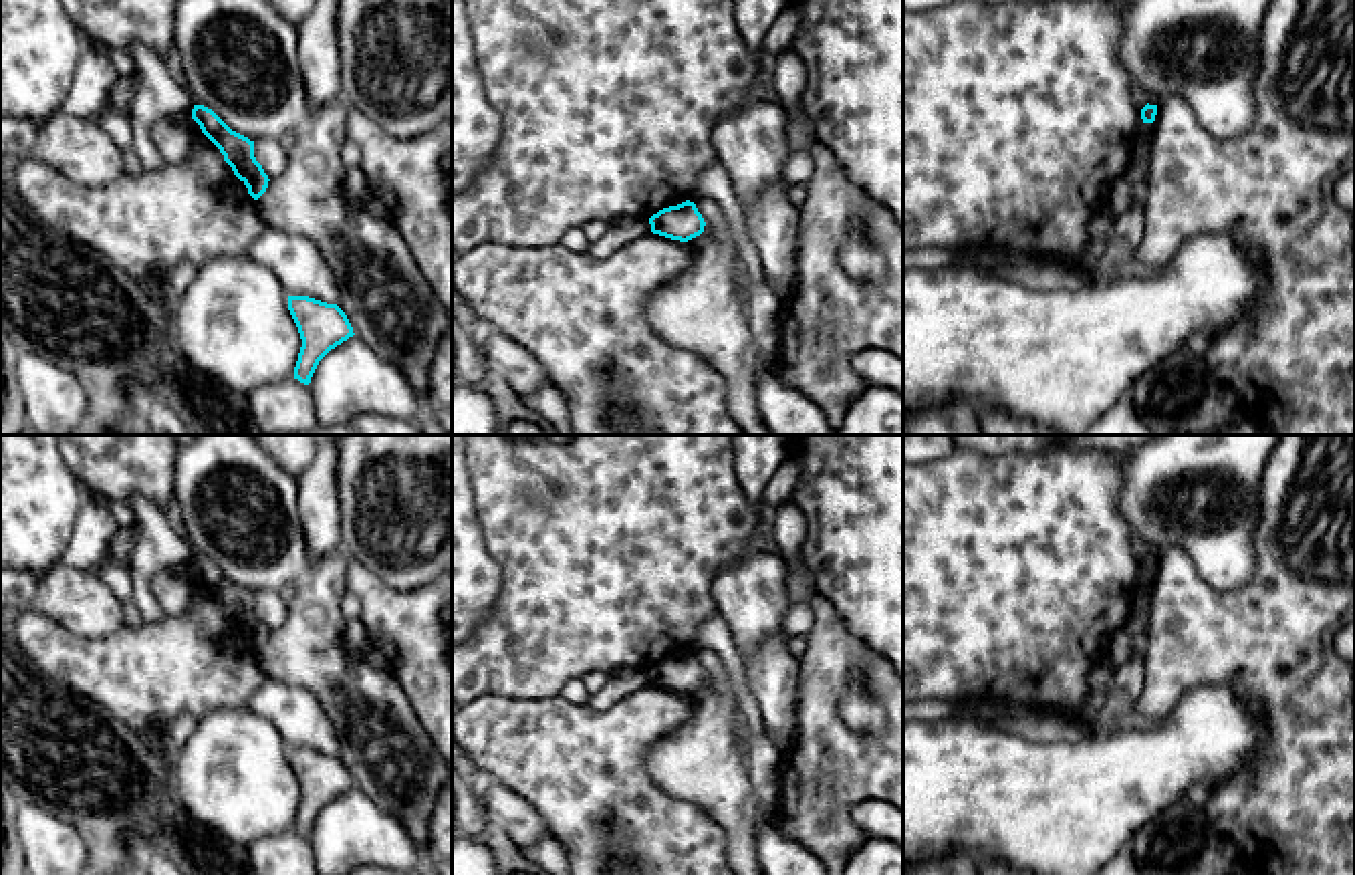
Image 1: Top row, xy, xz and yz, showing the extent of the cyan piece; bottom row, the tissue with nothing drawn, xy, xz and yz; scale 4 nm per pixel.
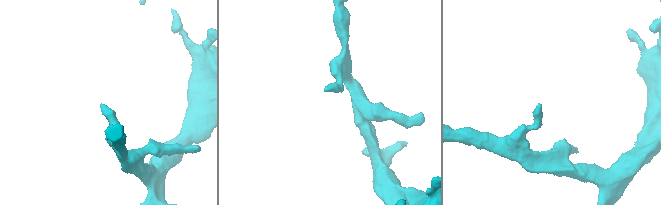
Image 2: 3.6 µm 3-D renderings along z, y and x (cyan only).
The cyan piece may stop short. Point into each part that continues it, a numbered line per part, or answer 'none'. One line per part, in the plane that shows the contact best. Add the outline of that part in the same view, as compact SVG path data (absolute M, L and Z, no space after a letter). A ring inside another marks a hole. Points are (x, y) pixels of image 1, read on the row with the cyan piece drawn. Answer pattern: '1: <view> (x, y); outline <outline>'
none

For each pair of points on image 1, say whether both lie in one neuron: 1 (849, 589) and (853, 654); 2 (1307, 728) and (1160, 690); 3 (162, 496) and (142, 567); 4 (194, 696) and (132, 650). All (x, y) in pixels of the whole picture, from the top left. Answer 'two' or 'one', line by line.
1: two
2: one
3: two
4: one

